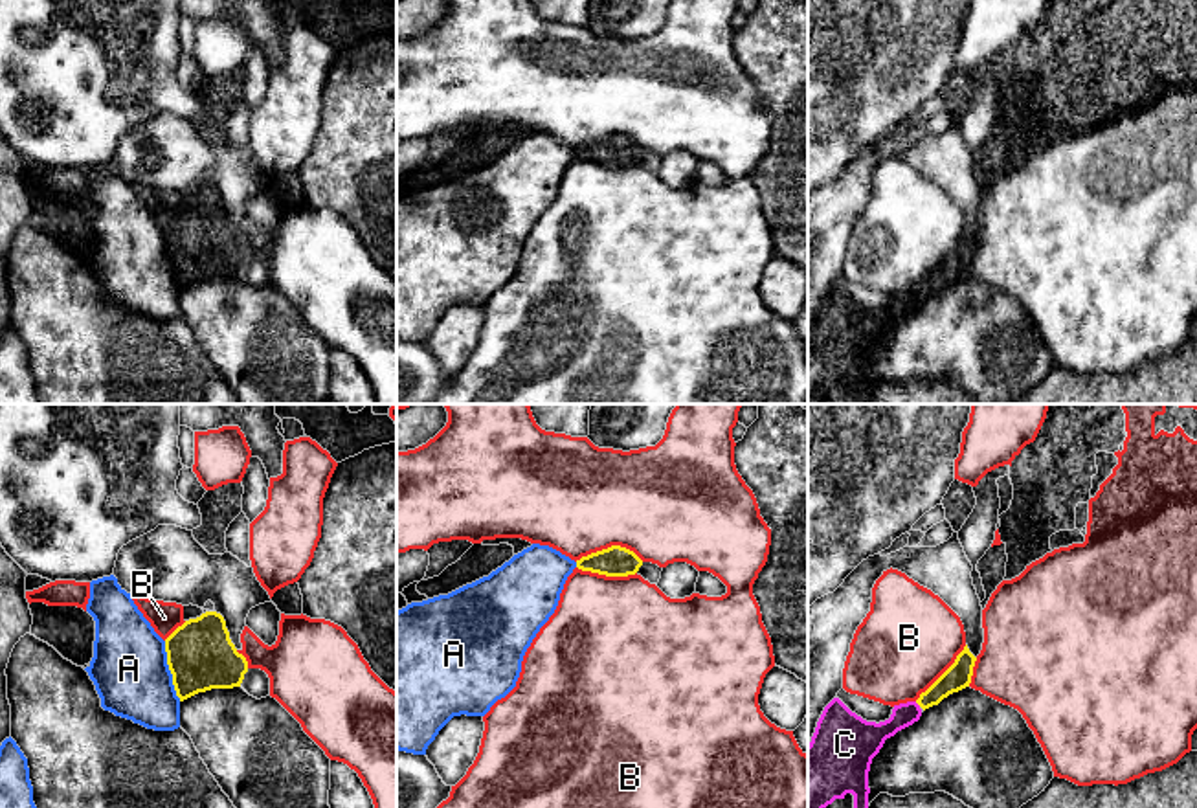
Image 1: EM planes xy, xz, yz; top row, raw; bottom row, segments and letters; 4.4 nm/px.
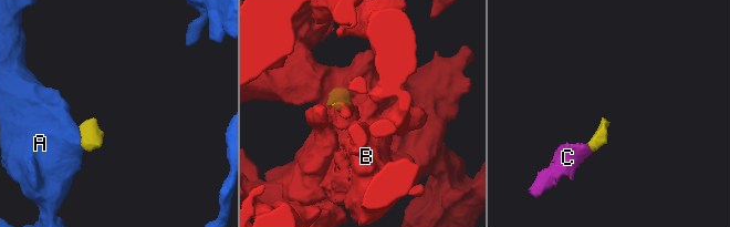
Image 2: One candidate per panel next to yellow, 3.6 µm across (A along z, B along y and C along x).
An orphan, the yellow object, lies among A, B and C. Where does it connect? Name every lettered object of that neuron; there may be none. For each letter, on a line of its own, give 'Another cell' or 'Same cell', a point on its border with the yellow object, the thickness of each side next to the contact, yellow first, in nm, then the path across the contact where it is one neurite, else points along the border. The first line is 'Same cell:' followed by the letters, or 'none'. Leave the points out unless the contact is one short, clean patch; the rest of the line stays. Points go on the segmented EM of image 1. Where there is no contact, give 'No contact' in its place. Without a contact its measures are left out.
Same cell: C
A: Another cell. Touches yellow at xy (169, 669). Thickness 300 nm (yellow) against 340 nm. Boundary: xy (164, 641), (171, 684), (180, 700)
B: Another cell. Touches yellow at xz (610, 548). Thickness 140 nm (yellow) against 480 nm
C: Same cell. Touches yellow at yz (918, 704). Thickness 110 nm (yellow) against 120 nm. Path across: yz (959, 674), (918, 704), (889, 728), (871, 735)

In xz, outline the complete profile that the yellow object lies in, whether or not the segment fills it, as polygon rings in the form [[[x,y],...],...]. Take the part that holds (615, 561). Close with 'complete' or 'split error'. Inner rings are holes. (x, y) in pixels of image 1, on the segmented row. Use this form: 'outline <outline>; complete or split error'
outline [[[611,545],[576,560],[578,569],[606,577],[635,575],[641,566],[643,560],[633,551],[621,545]]]; complete

